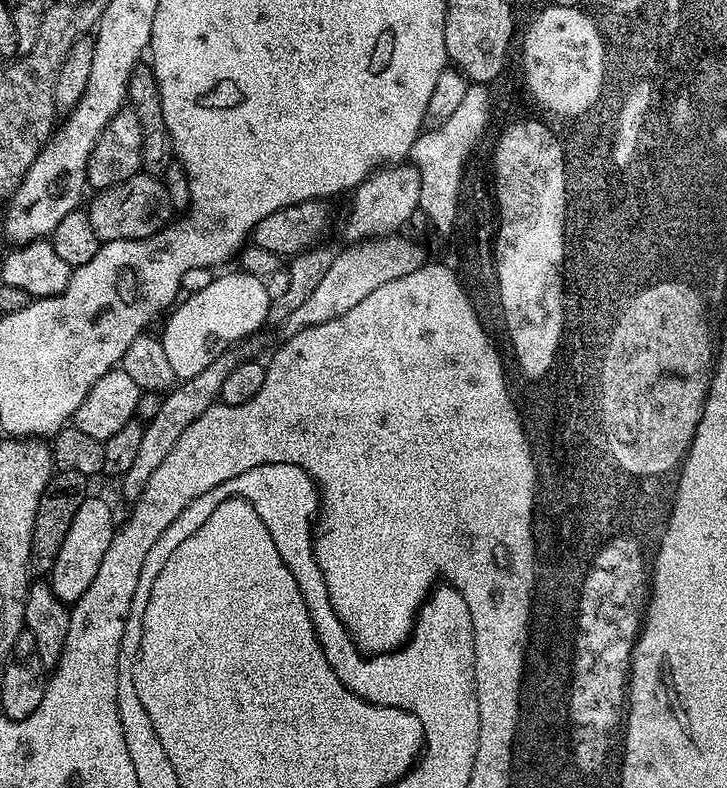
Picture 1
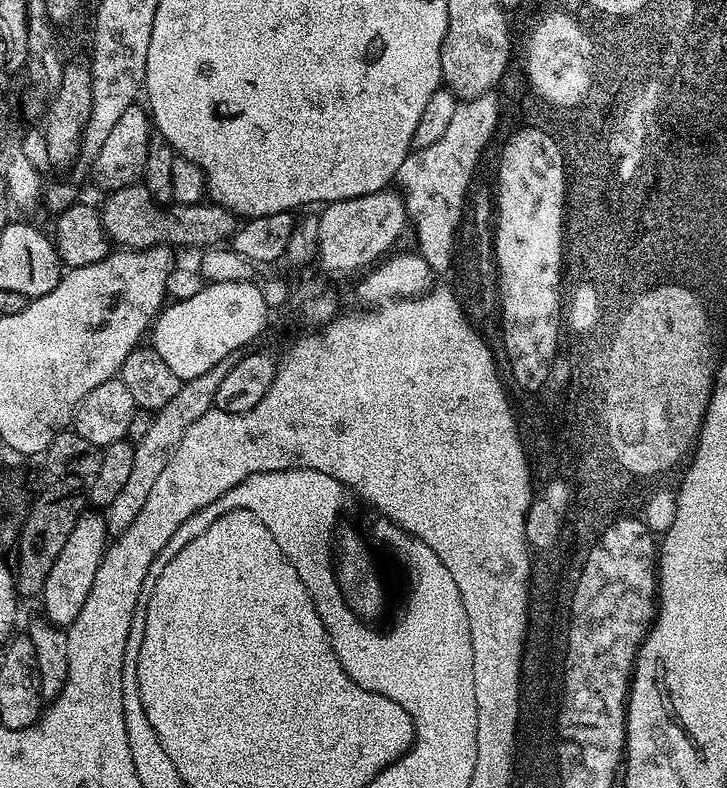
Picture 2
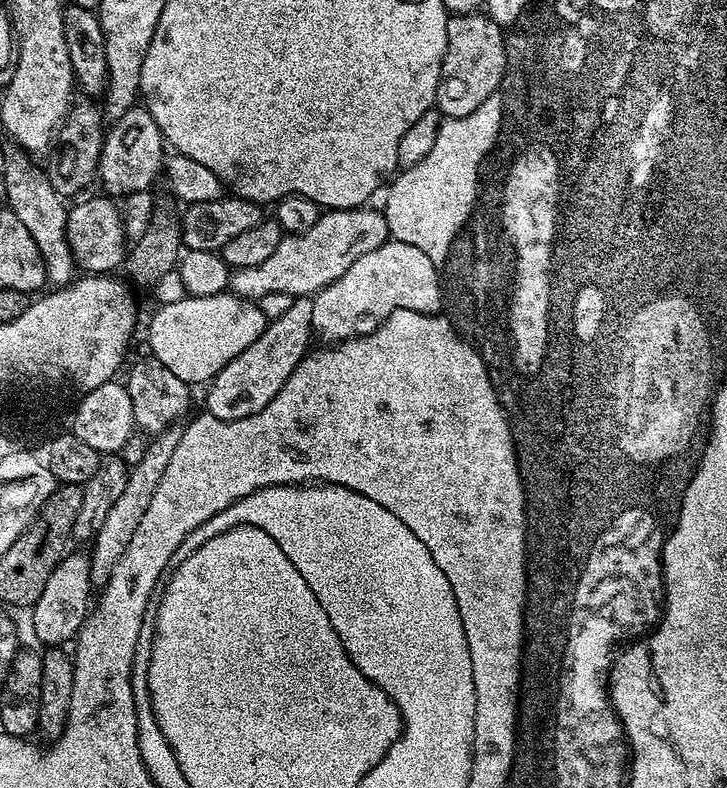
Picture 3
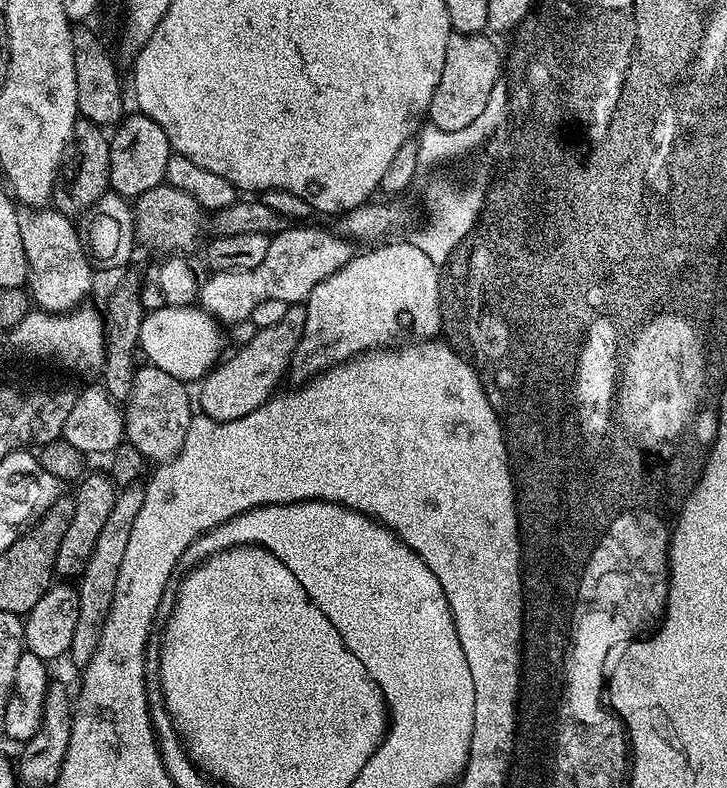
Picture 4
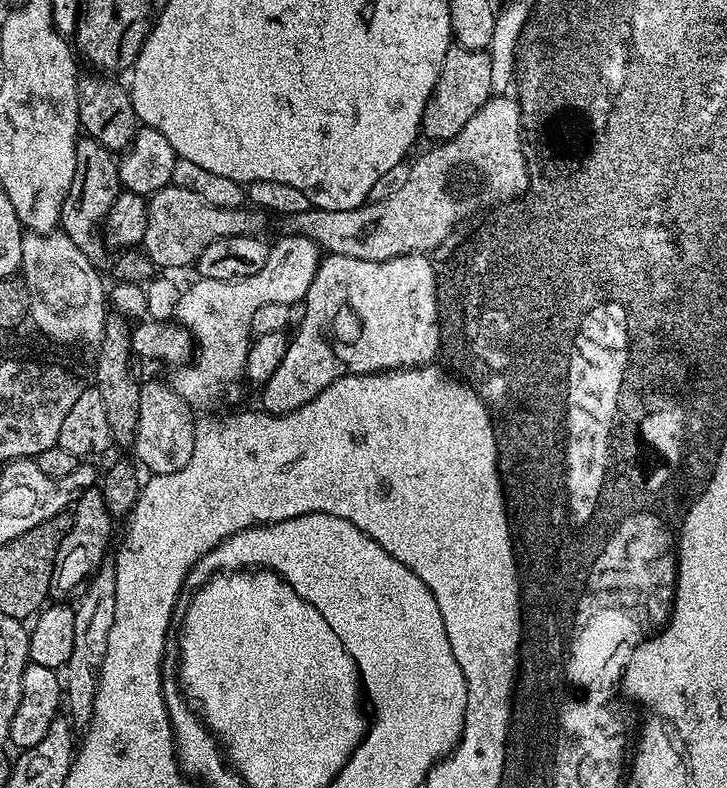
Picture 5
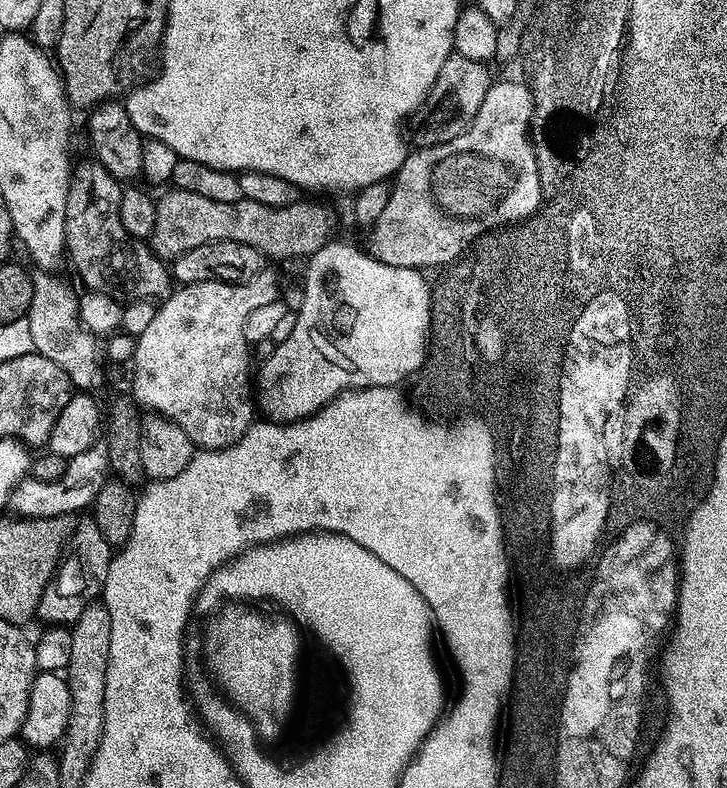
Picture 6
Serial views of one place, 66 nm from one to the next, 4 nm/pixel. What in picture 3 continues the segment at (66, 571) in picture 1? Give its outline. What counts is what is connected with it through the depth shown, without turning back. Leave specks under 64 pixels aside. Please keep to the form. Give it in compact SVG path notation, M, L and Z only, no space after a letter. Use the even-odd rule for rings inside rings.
M76 551L64 556L46 582L46 589L30 610L35 636L47 647L59 647L73 641L80 632L92 604L93 586L90 582L90 556Z

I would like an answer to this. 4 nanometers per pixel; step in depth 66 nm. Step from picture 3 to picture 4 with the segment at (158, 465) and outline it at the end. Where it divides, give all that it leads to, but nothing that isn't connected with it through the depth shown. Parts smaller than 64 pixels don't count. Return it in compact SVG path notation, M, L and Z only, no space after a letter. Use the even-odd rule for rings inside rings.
M137 482L117 491L114 510L110 510L110 518L106 518L106 526L102 526L102 531L98 534L94 554L85 562L84 570L78 577L78 585L76 586L78 626L75 627L70 651L70 659L72 658L77 666L83 666L90 662L100 641L104 623L110 614L110 606L114 602L114 590L118 586L118 570L122 570L122 558L126 554L126 545L129 544L130 533L138 522L138 510L142 510L144 489L145 485Z

